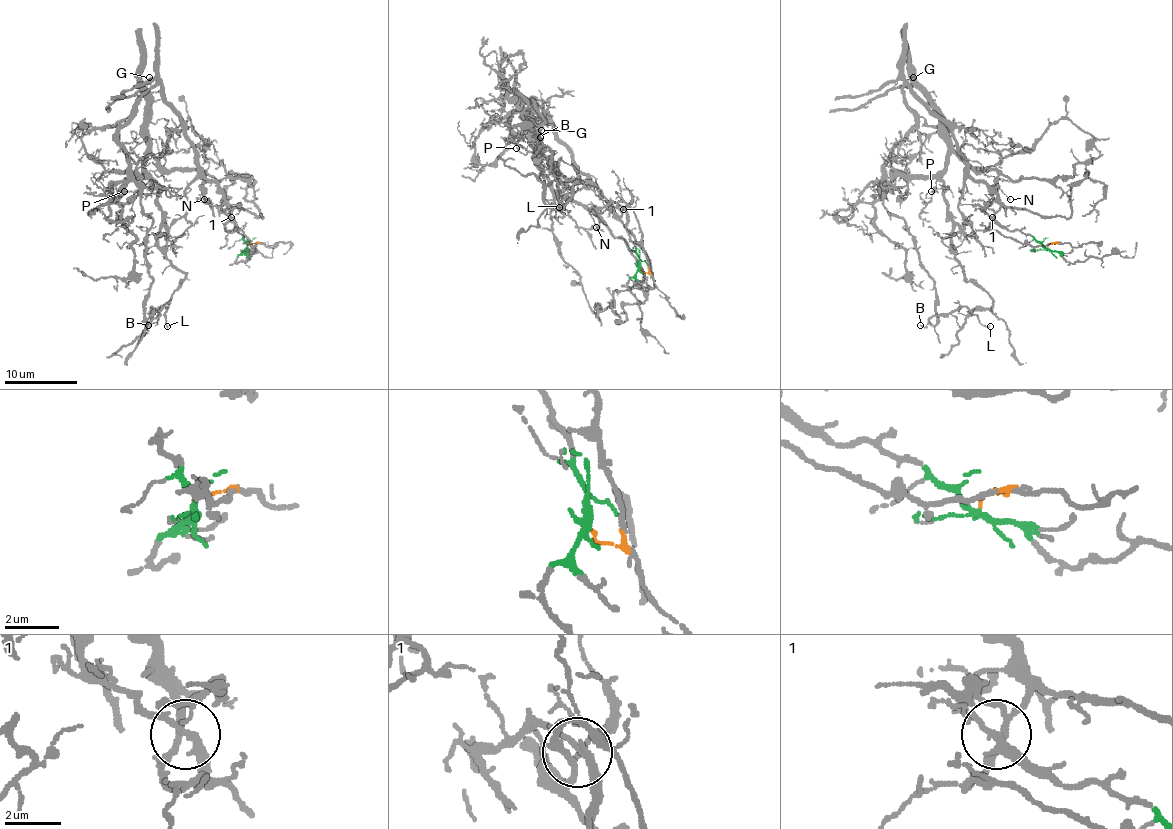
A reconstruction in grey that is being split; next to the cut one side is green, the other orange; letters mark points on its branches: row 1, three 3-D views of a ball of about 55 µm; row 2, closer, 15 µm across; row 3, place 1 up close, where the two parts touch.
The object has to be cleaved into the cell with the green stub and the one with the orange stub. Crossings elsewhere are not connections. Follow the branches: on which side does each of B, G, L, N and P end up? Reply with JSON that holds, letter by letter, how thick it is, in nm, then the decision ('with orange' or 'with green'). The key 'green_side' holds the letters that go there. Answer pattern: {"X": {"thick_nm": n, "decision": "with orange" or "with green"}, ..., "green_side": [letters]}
{"B": {"thick_nm": 110, "decision": "with orange"}, "G": {"thick_nm": 130, "decision": "with orange"}, "L": {"thick_nm": 130, "decision": "with orange"}, "N": {"thick_nm": 80, "decision": "with green"}, "P": {"thick_nm": 140, "decision": "with green"}, "green_side": ["N", "P"]}

